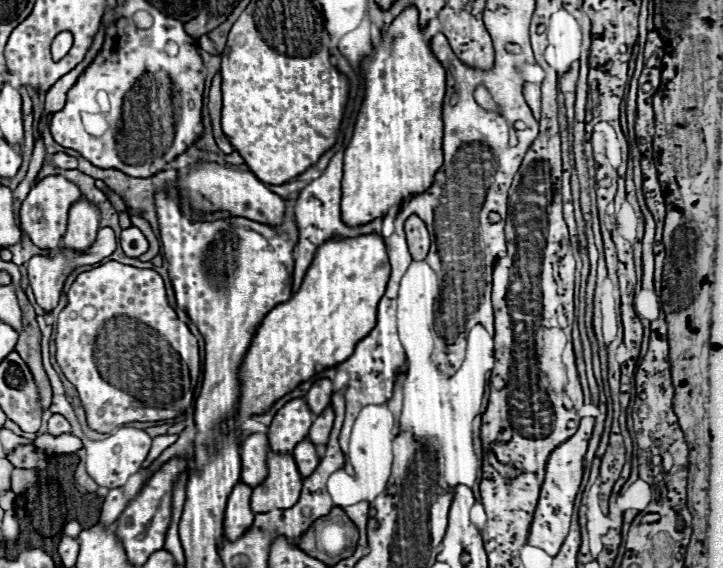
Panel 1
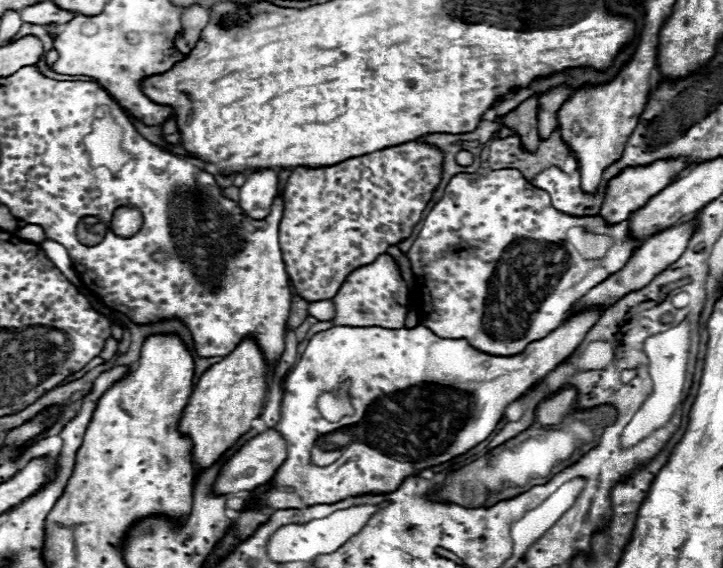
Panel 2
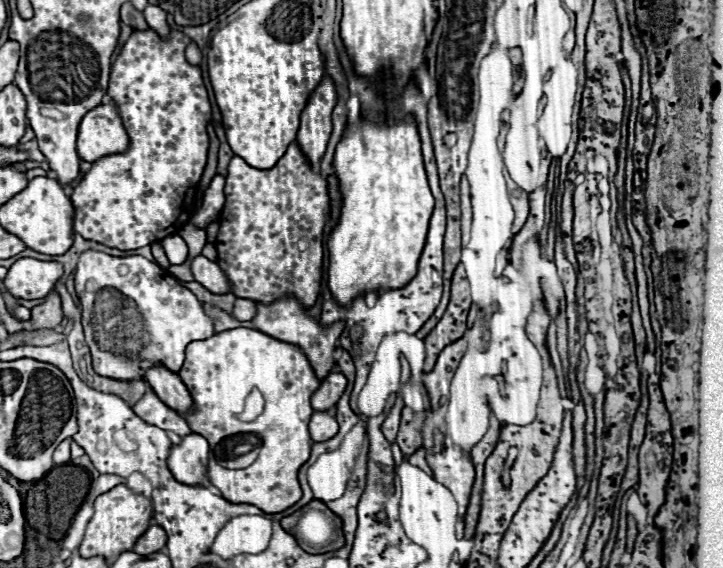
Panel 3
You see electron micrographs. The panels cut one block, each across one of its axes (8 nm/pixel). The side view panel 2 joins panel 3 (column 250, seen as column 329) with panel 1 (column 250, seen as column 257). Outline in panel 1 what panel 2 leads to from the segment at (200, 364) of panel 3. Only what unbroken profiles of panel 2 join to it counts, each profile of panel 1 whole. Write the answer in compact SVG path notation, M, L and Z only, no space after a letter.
M268 452L268 478L252 492L252 510L256 514L270 512L274 508L292 508L302 490L302 476L294 464L292 454Z

